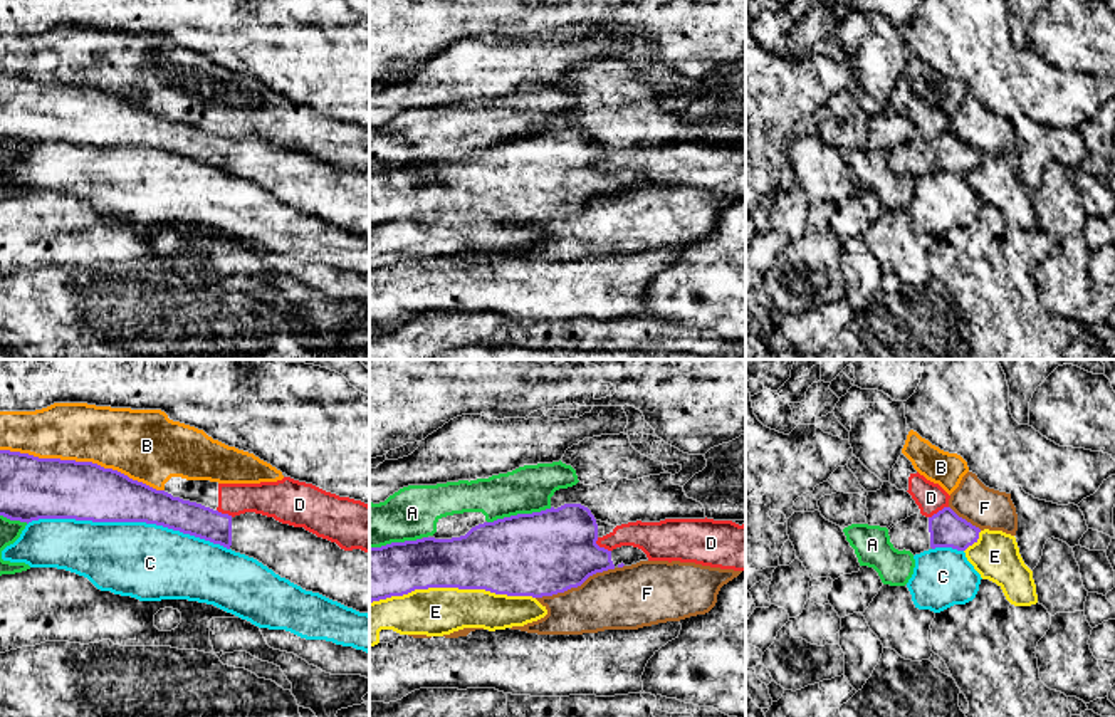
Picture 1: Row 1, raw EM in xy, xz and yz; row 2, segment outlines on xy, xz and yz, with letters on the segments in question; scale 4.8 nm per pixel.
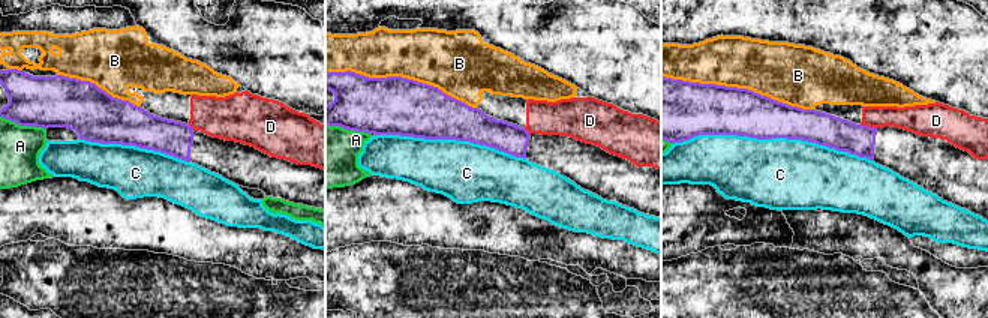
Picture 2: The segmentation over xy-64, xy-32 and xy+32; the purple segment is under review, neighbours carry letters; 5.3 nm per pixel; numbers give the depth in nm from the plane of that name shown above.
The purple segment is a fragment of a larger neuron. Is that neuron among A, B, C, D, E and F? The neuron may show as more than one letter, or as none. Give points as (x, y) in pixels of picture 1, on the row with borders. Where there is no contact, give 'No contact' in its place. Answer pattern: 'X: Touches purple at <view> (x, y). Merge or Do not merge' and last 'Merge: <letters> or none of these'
A: Touches purple at xz (519, 514). Do not merge
B: Touches purple at xy (83, 462). Do not merge
C: Touches purple at xy (128, 521). Do not merge
D: Touches purple at xz (601, 548). Do not merge
E: Touches purple at xz (452, 586). Do not merge
F: Touches purple at xz (575, 586). Do not merge
Merge: none of these

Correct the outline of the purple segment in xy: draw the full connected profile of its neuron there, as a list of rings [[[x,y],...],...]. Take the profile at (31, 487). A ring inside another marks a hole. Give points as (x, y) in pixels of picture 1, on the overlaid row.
[[[0,450],[0,516],[27,524],[39,519],[76,519],[163,526],[254,557],[306,591],[369,615],[369,552],[344,551],[304,527],[282,524],[262,514],[245,512],[232,517],[92,462],[39,458]]]

